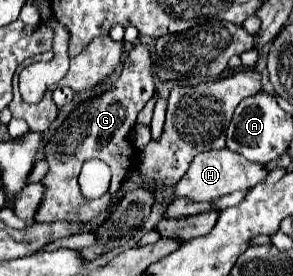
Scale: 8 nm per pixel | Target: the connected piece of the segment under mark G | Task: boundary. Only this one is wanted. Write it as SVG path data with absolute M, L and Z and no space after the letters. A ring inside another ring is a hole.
M136 44L124 60L124 70L114 84L114 88L98 98L86 100L80 104L70 118L58 128L56 136L46 144L46 160L50 164L50 172L46 174L46 202L42 204L42 210L36 214L36 222L42 220L58 220L66 218L68 222L82 220L88 222L96 216L100 216L112 196L120 190L120 184L128 172L128 168L136 162L136 150L130 142L130 130L134 128L138 112L146 106L146 102L154 96L154 80L152 80L152 58L144 44ZM100 158L104 160L112 170L112 182L110 192L104 194L98 200L86 200L78 188L78 174L84 164L84 160Z

